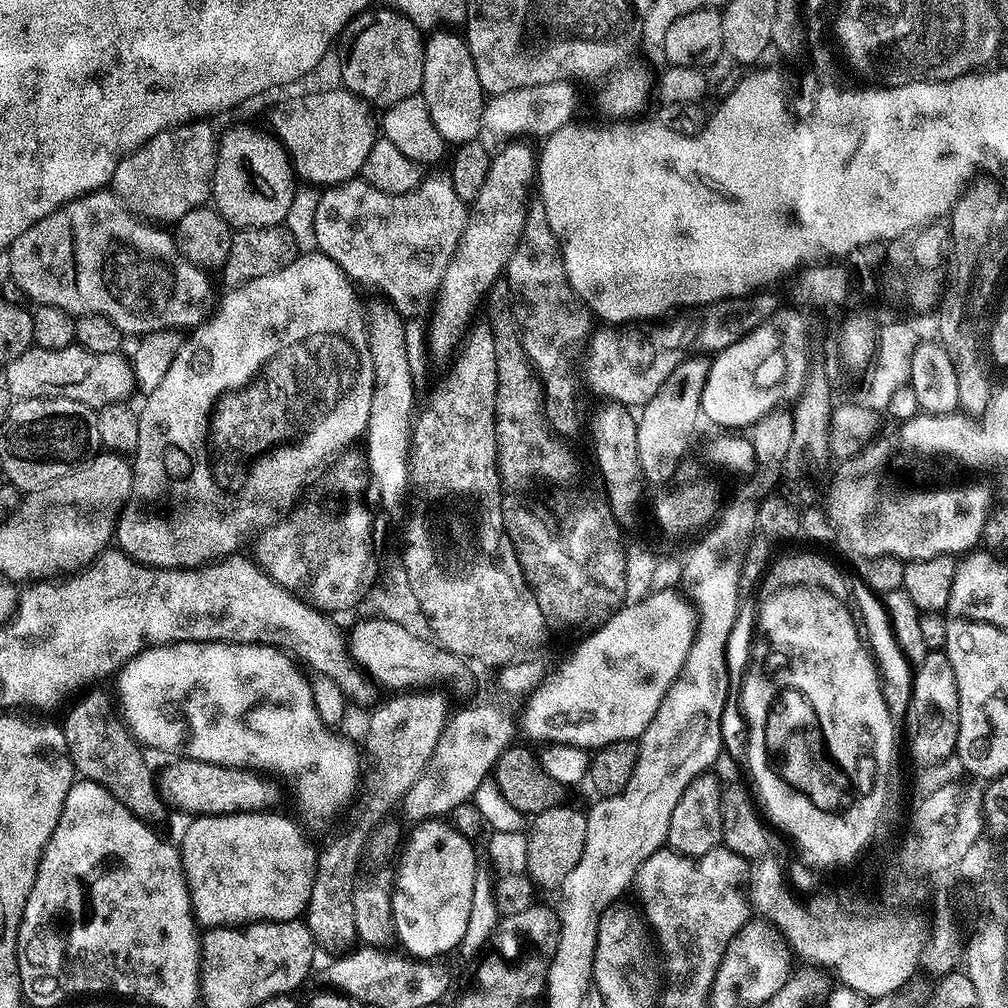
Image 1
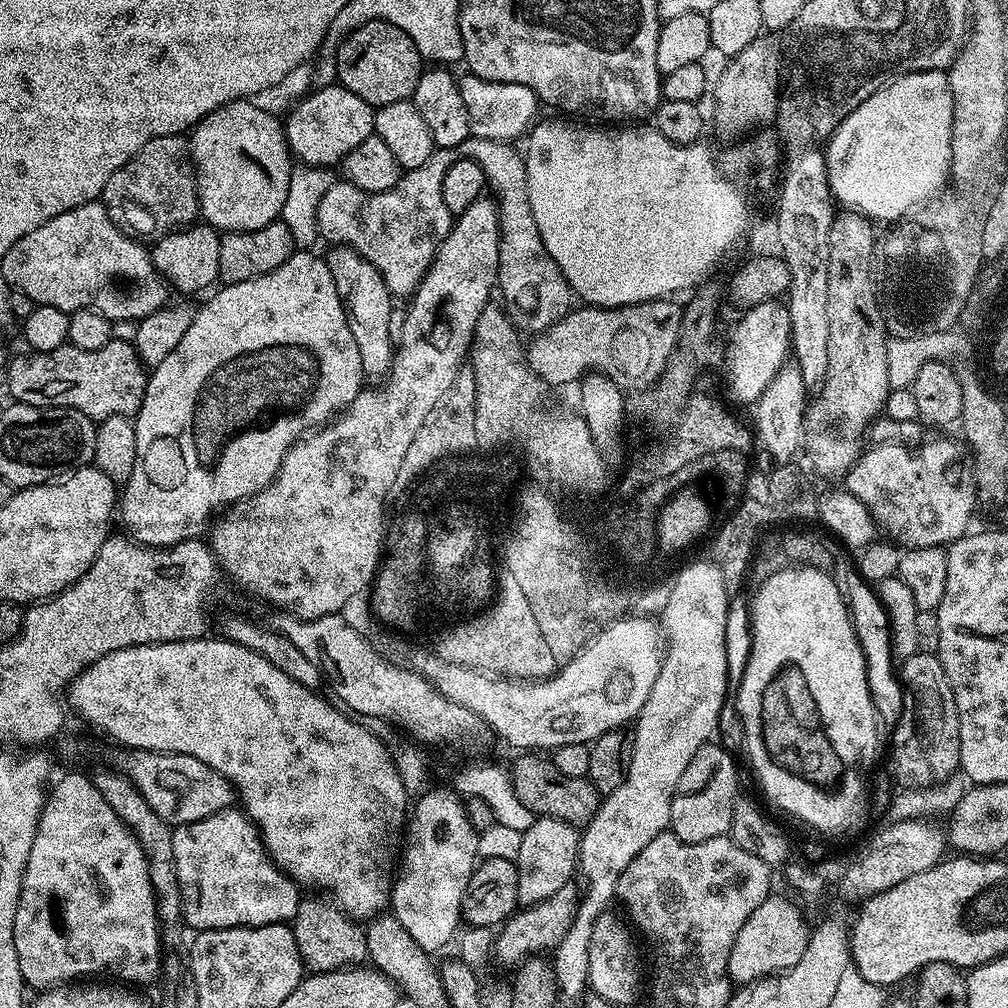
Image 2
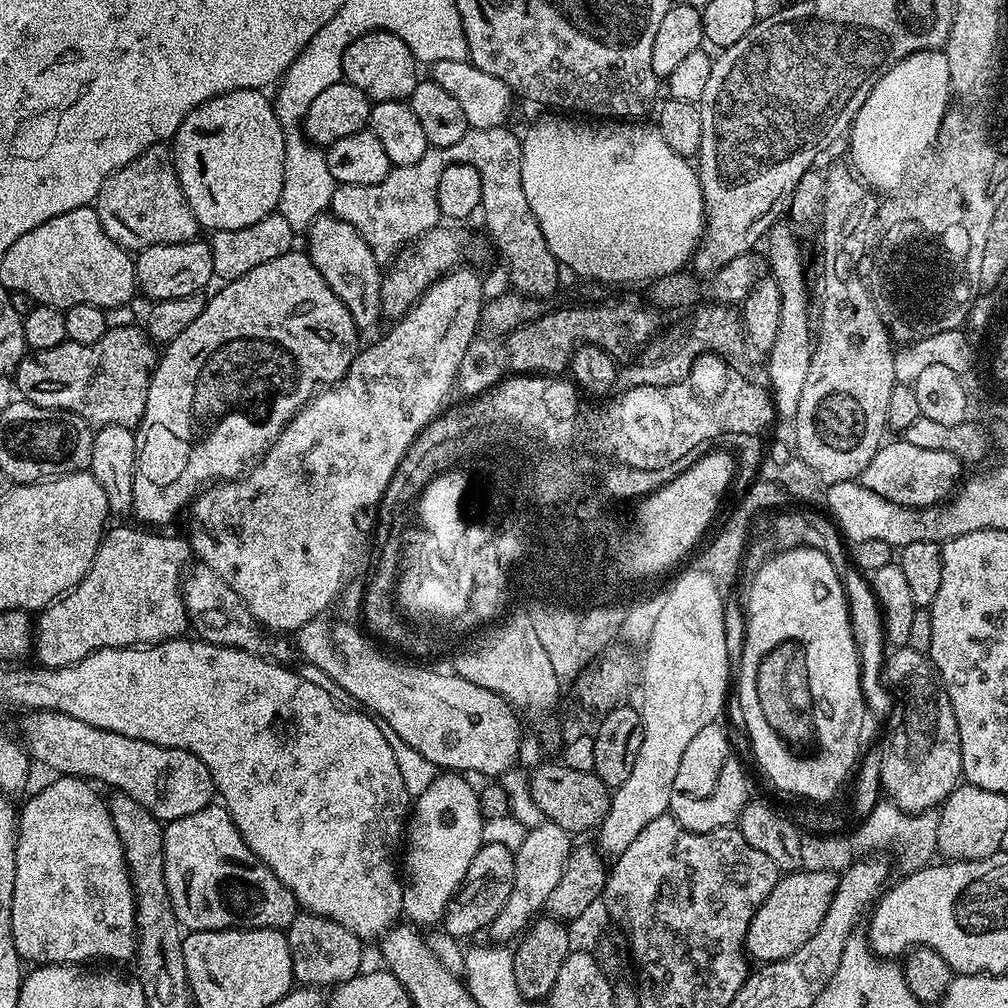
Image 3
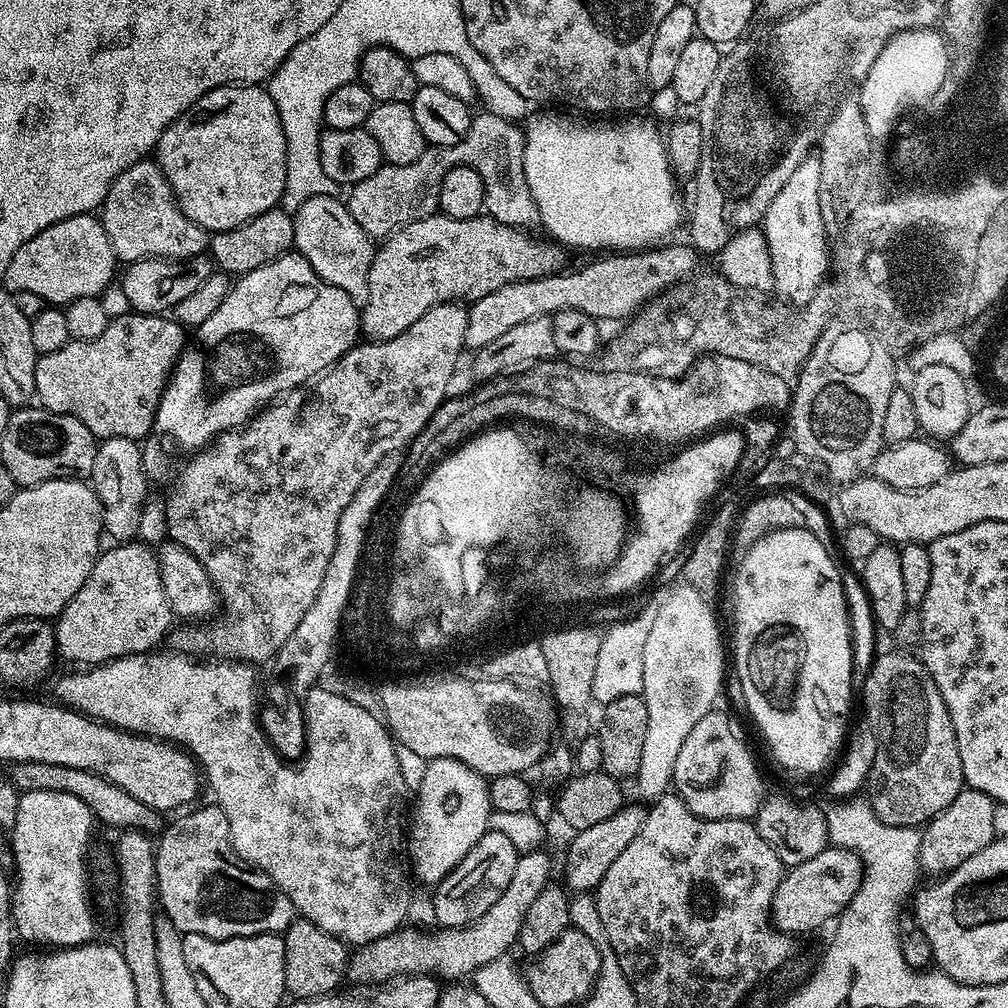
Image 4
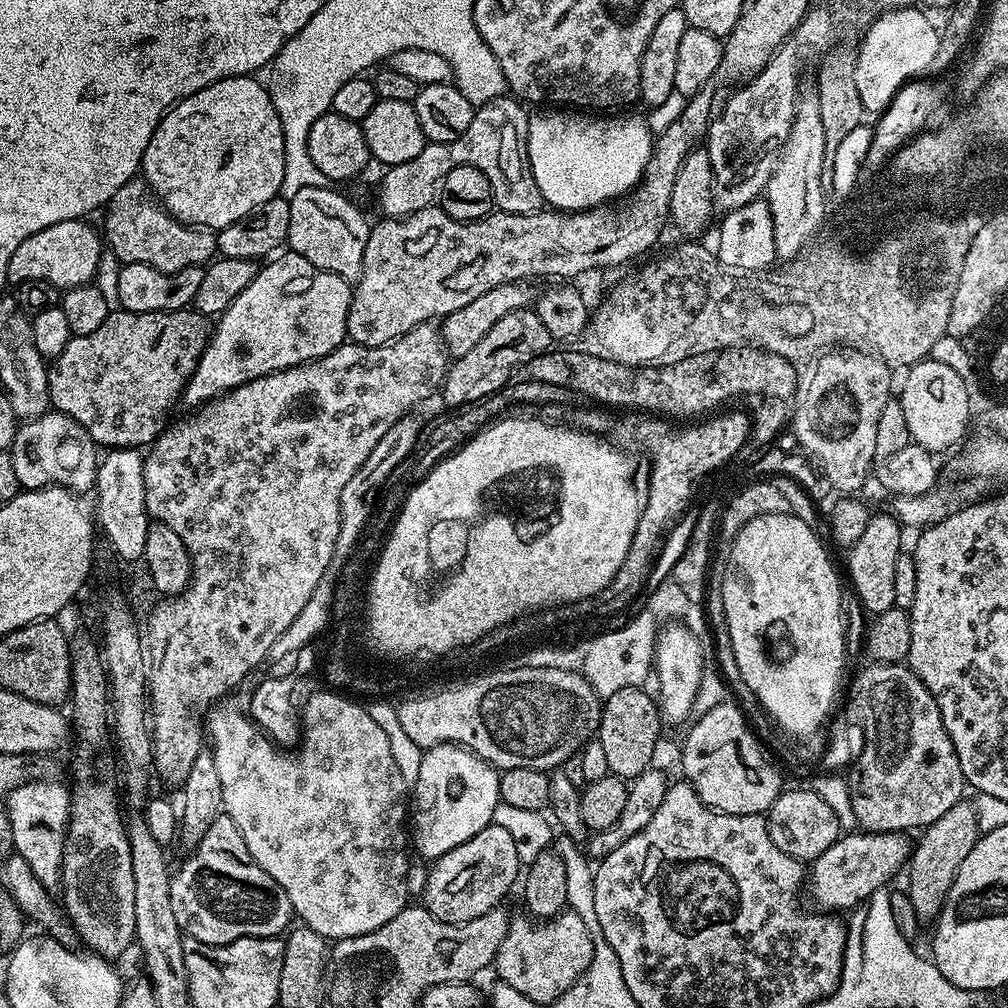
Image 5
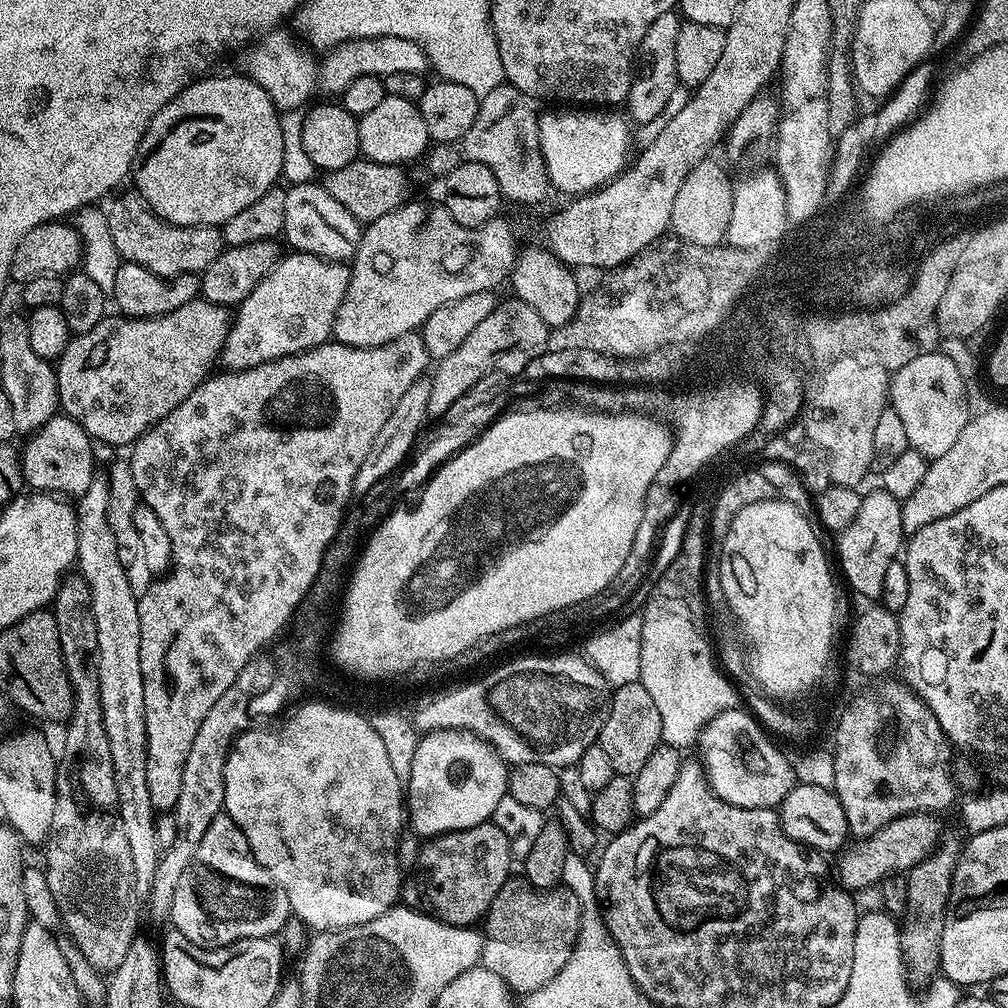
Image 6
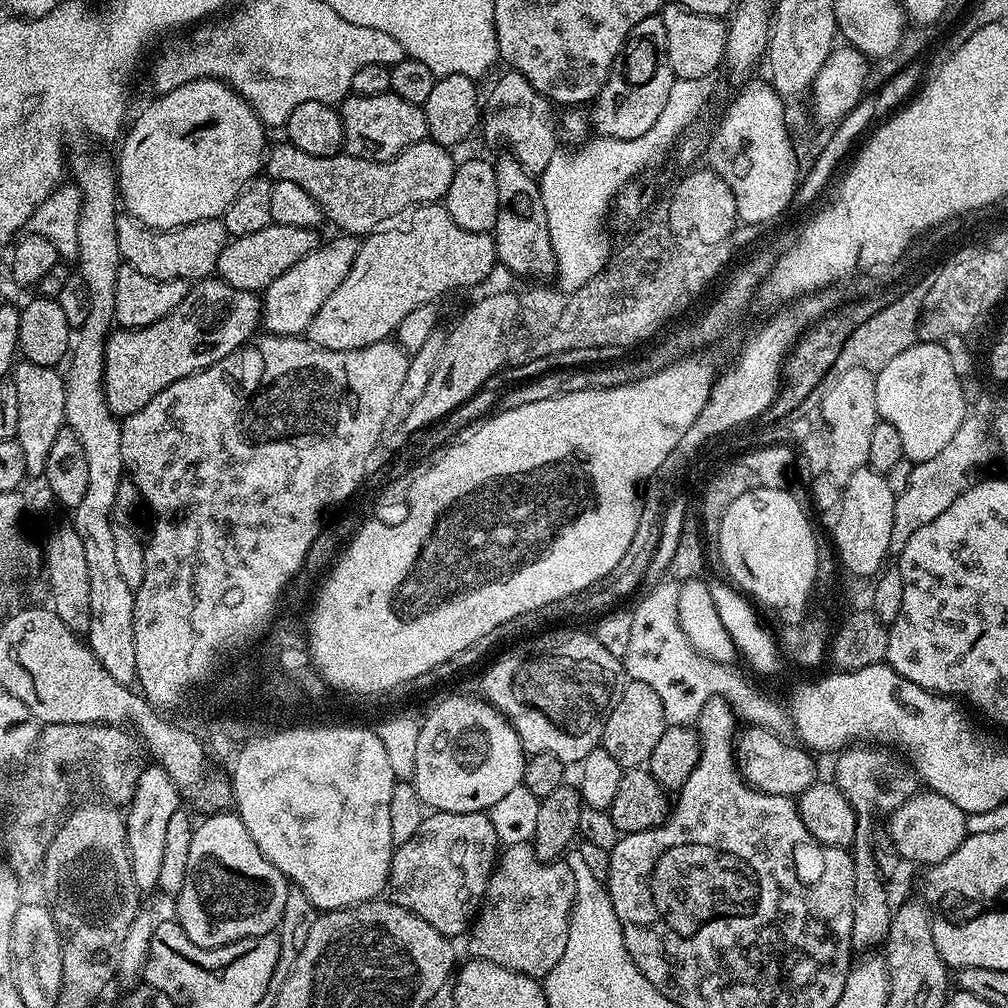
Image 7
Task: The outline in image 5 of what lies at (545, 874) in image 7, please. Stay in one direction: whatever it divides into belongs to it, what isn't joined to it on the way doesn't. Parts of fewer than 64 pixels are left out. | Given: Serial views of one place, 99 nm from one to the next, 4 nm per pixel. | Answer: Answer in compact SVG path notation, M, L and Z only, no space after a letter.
M563 910L550 920L537 922L527 914L513 915L508 921L506 938L498 946L494 969L503 983L514 986L518 994L550 1006L588 969L594 954L594 933L570 910Z

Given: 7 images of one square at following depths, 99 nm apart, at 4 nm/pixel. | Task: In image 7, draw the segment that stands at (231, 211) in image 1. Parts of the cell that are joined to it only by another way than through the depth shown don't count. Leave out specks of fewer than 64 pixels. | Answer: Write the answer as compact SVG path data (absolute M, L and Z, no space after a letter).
M223 80L186 82L186 86L178 86L178 90L157 95L155 99L153 104L141 110L136 121L131 121L119 145L119 195L176 196L168 208L168 216L173 220L169 221L176 226L223 217L226 206L230 206L241 190L261 175L266 164L266 129L256 109Z

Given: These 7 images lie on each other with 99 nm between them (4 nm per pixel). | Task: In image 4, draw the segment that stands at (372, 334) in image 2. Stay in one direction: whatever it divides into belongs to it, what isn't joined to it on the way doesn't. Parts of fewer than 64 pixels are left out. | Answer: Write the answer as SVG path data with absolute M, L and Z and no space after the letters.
M336 196L306 198L294 213L294 248L330 286L346 290L350 298L362 302L368 297L368 279L374 251L373 237L368 236L354 222L347 203Z

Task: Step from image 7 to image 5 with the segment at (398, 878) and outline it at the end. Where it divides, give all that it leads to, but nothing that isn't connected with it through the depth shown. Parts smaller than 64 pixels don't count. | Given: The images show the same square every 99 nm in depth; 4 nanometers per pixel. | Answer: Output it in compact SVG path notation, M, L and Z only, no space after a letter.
M487 824L474 838L454 846L446 854L431 861L422 897L422 907L434 918L451 924L465 924L474 918L482 918L492 908L501 907L504 895L512 888L516 875L522 872L518 850L514 850L514 838L502 826Z

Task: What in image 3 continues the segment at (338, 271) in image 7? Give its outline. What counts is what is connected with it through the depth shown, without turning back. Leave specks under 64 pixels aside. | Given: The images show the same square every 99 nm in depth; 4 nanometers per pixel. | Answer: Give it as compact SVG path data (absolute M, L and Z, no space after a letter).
M293 250L282 254L282 258L274 258L274 262L265 262L263 266L254 266L254 270L250 270L250 274L237 280L227 281L221 288L224 288L221 292L207 297L202 314L198 314L198 318L194 318L194 322L190 322L190 326L186 326L186 330L182 330L182 334L178 334L178 338L167 341L165 348L168 349L165 352L163 349L162 355L156 361L156 369L152 372L152 381L146 394L146 410L135 429L136 469L132 475L134 482L132 512L141 520L137 521L144 526L168 524L180 511L183 513L191 505L194 497L205 486L223 481L225 478L243 477L249 465L261 454L267 452L268 447L278 438L280 431L288 425L288 421L316 395L318 390L325 386L331 386L342 379L348 372L349 366L354 362L358 351L358 343L356 344L358 329L350 310L346 310L346 306L340 301L338 294L334 294L334 290L330 290L330 286L326 286L326 278L322 278L322 274L318 274L307 251Z

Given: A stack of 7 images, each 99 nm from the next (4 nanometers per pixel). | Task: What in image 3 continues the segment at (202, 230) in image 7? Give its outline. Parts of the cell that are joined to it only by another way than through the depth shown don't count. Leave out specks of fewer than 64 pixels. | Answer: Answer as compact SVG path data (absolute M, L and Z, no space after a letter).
M167 143L150 146L138 154L134 162L110 174L96 196L94 207L106 234L132 254L146 246L190 242L202 232L198 218L194 218L194 210L190 210L190 202L186 202L172 149Z

